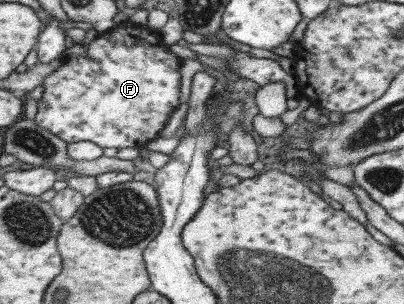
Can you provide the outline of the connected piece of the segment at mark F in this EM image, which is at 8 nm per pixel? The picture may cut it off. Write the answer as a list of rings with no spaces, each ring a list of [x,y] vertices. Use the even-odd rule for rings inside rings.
[[[127,21],[117,23],[109,31],[98,34],[82,55],[67,57],[43,81],[43,91],[36,101],[34,127],[46,129],[67,144],[76,141],[91,141],[98,147],[141,148],[155,139],[163,129],[173,110],[179,105],[179,65],[175,54],[171,54],[157,33],[146,27]]]

